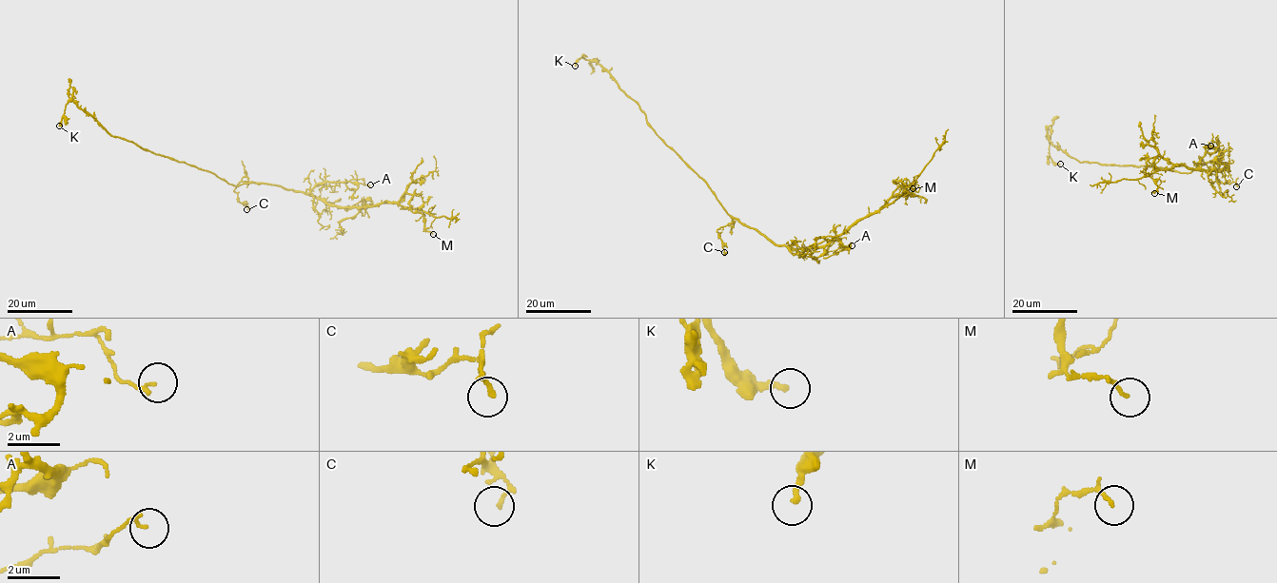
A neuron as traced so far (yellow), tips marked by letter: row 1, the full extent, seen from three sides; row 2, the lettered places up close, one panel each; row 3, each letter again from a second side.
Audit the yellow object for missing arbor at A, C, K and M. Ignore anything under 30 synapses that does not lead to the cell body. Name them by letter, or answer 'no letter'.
no letter

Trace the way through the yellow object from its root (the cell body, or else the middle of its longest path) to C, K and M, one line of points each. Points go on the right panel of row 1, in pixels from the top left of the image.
C: (1202, 165), (1198, 165), (1201, 160), (1223, 183), (1235, 182), (1236, 186)
K: (1202, 165), (1181, 173), (1150, 166), (1079, 163), (1049, 139), (1050, 156), (1060, 164)
M: (1202, 165), (1209, 161), (1227, 165), (1208, 170), (1152, 157), (1145, 175), (1156, 184), (1154, 193)

